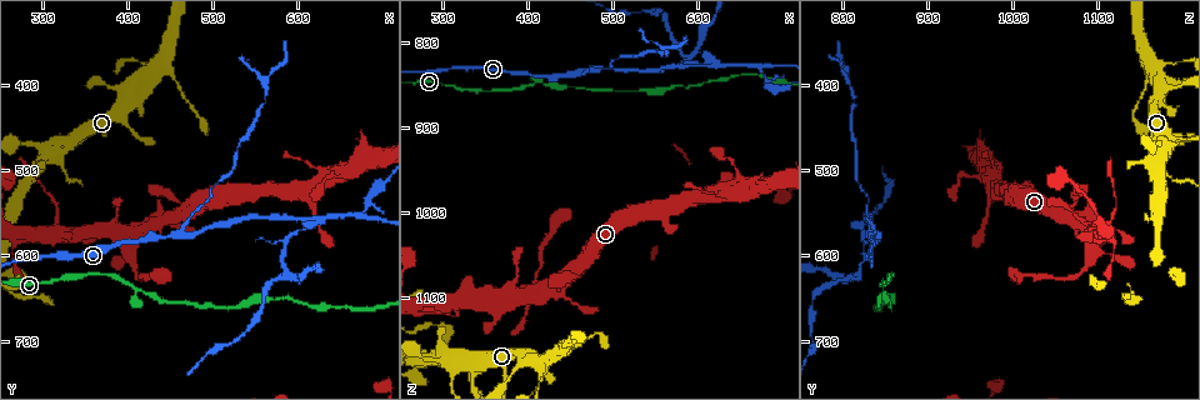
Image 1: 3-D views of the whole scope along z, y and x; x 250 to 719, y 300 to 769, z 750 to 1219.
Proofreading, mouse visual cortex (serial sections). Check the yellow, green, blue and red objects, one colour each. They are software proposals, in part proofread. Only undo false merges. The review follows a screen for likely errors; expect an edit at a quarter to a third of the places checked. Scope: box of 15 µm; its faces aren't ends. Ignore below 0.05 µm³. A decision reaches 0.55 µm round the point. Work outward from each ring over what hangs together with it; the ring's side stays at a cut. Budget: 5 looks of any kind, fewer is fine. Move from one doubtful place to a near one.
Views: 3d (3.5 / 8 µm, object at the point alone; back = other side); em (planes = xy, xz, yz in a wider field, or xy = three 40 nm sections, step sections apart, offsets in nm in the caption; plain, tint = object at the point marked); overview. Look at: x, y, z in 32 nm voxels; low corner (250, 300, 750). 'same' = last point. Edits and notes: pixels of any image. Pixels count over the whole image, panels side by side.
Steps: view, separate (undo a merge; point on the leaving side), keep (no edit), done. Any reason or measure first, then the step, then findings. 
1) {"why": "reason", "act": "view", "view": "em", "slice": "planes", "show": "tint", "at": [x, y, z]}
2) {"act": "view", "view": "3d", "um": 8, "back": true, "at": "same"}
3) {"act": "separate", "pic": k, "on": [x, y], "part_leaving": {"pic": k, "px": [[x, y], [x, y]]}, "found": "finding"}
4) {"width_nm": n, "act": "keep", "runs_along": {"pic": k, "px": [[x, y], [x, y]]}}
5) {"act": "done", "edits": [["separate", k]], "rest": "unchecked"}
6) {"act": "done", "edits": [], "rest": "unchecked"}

{"why": "sudden change in width", "act": "view", "view": "3d", "um": 8, "at": [320, 470, 1185]}

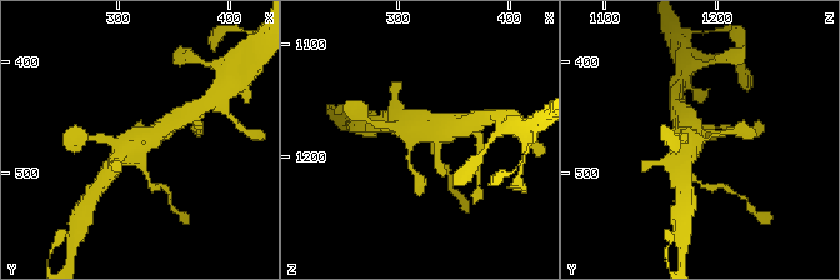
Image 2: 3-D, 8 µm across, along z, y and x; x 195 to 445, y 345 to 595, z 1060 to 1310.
{"why": "now the EM", "act": "view", "view": "em", "slice": "xy", "step": 1, "show": "tint", "at": [322, 472, 1182]}

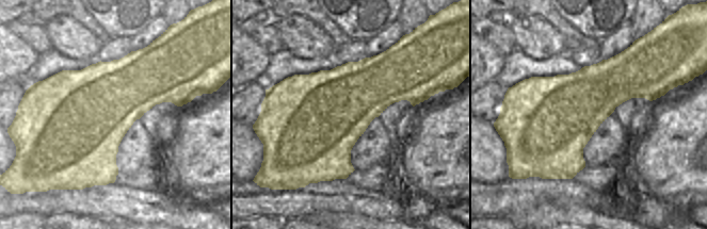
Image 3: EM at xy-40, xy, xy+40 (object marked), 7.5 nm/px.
{"width_nm": 650, "act": "keep", "runs_along": {"pic": 2, "px": [[176, 118], [143, 136], [119, 159]]}, "found": "all the same cell"}

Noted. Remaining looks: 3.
{"why": "small branch off a trunk", "act": "view", "view": "3d", "um": 8, "at": [315, 565, 1110]}

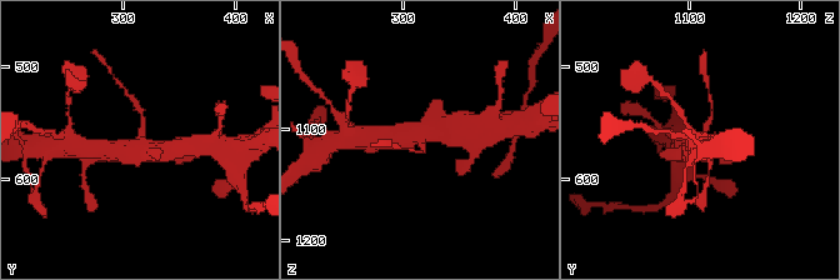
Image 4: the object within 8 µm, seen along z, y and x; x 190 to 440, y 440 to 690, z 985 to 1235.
{"act": "view", "view": "3d", "um": 3.5, "at": [314, 568, 1108]}

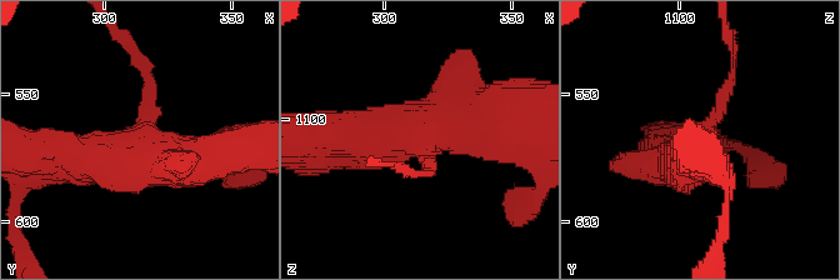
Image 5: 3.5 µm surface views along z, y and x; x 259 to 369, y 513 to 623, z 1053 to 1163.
{"act": "keep", "runs_along": {"pic": 5, "px": [[504, 105], [430, 128], [343, 136]]}, "found": "all the same cell"}

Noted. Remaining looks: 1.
{"act": "done", "edits": [], "rest": "unchecked"}

